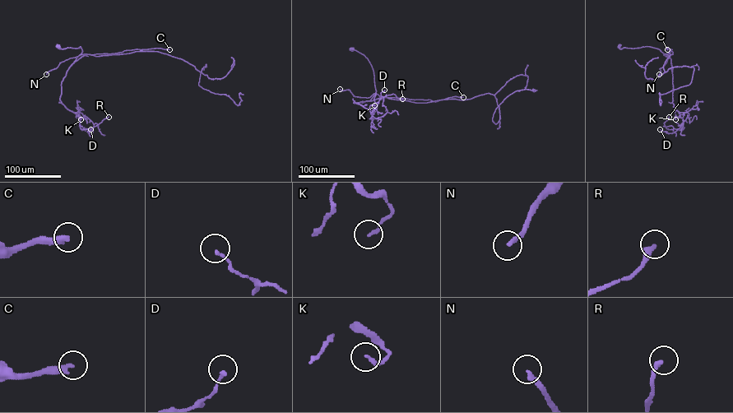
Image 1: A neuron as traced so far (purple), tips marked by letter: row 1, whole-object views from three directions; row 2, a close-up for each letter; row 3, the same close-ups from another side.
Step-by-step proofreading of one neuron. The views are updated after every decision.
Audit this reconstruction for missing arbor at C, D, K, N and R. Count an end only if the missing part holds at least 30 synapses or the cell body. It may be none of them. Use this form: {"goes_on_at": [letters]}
{"goes_on_at": ["C", "N"]}

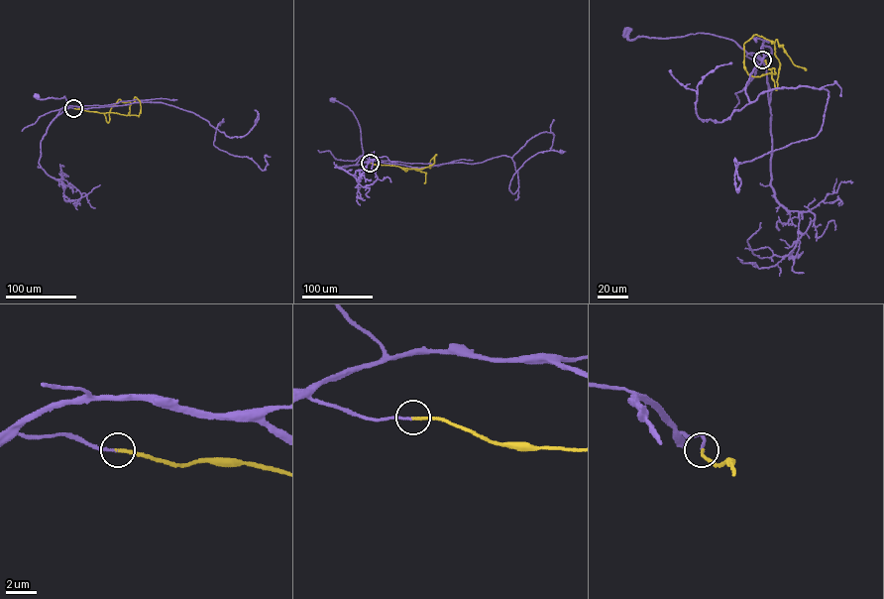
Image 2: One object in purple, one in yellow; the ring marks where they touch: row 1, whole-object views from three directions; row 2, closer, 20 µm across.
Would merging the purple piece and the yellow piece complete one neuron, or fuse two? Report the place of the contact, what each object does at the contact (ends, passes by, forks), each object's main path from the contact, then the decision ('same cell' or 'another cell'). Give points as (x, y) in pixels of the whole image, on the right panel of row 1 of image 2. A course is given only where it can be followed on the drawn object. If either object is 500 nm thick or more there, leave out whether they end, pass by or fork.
at (762, 59); purple ends there; yellow ends there; purple runs (763, 59), (766, 74), (761, 60), (725, 38), (697, 33), (629, 40), (626, 32); yellow runs (763, 59), (776, 73), (760, 76), (748, 74), (744, 65), (744, 44), (756, 34), (773, 43); same cell

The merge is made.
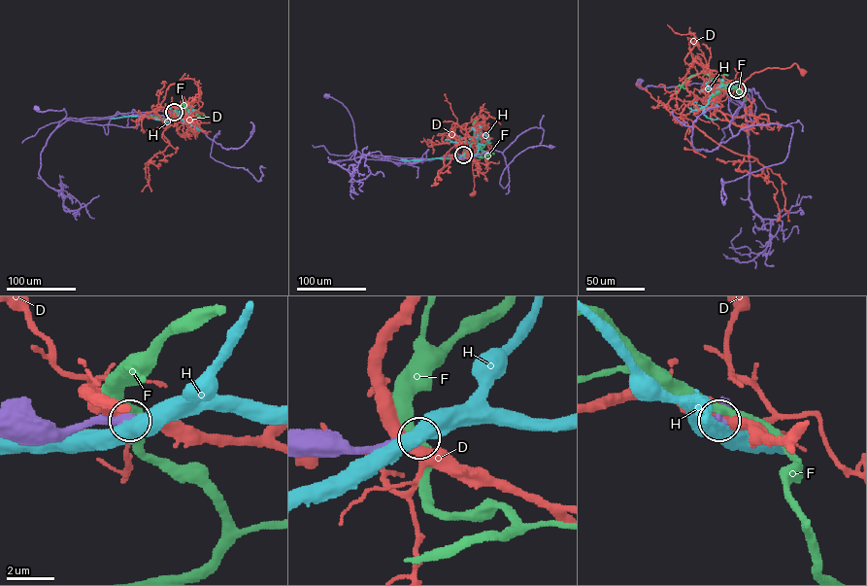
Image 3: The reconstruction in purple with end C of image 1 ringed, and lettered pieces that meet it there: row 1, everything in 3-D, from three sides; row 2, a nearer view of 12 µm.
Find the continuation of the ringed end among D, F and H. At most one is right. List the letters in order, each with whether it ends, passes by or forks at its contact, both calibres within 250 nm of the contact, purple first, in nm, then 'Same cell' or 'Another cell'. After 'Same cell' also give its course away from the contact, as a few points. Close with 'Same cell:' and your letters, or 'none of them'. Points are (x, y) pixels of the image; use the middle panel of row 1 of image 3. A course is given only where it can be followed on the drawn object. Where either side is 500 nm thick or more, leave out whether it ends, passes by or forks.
D: It passes by. Thickness 460 nm (purple) against 460 nm. Another cell
F: It passes by. Thickness 380 nm (purple) against 360 nm. Another cell
H: Thickness 440 nm (purple) against 550 nm. Another cell
Same cell: none of them

